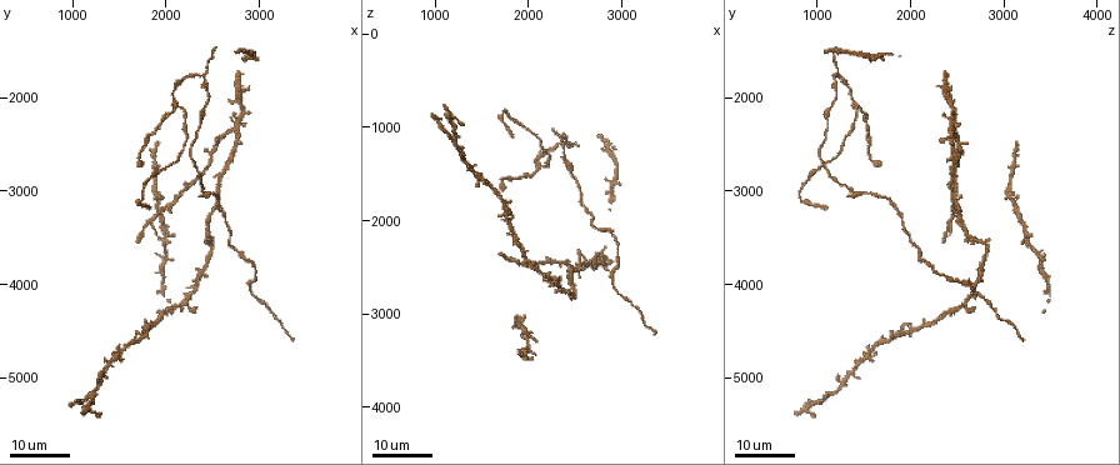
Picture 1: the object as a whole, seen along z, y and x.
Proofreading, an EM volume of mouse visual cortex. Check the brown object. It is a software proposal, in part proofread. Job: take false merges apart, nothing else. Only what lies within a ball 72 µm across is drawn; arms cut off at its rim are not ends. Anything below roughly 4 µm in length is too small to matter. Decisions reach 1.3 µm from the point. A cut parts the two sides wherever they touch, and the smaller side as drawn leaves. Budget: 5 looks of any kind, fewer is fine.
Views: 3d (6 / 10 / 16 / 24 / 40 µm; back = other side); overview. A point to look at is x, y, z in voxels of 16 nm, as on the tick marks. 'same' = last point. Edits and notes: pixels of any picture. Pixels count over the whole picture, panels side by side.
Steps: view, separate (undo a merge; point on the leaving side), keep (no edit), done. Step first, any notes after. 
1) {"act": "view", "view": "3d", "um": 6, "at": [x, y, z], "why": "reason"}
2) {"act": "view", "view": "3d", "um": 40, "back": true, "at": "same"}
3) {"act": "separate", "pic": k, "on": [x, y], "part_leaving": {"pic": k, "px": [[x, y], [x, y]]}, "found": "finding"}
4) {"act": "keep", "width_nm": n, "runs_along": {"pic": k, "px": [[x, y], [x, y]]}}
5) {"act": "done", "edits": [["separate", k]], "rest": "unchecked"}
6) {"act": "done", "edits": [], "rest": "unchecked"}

{"act": "view", "view": "3d", "um": 16, "at": [2150, 2100, 1450], "why": "three arms meet"}

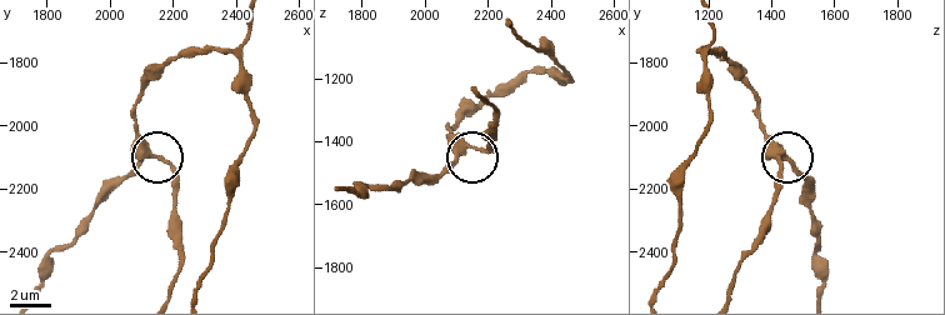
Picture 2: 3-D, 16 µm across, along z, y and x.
{"act": "view", "view": "3d", "um": 10, "at": [2120, 2090, 1430]}

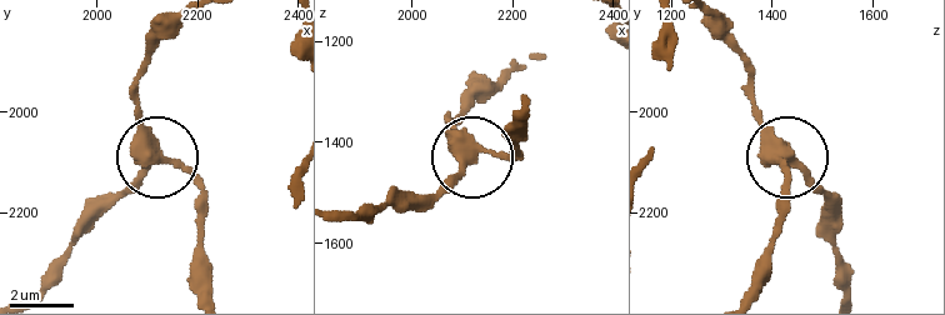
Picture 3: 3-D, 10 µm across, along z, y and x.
{"act": "keep", "side_arm_um": 14, "runs_along": {"pic": 3, "px": [[179, 24], [136, 89], [136, 129], [151, 169], [114, 206]]}, "found": "all the same neuron"}

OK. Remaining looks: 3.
{"act": "view", "view": "3d", "um": 16, "at": [2400, 1750, 1200], "why": "three-way junction"}

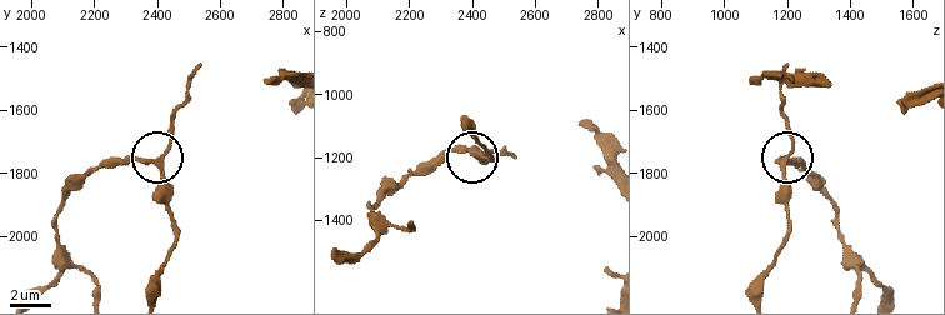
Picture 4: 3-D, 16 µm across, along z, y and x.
{"act": "view", "view": "3d", "um": 6, "at": [2380, 1770, 1170], "why": "closer look"}

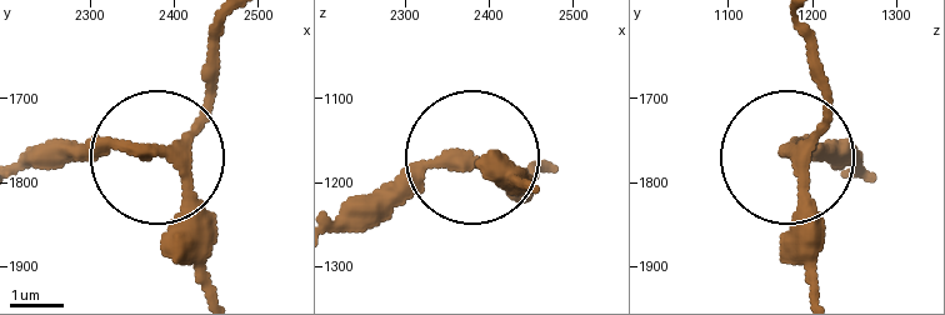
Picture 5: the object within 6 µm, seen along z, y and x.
{"act": "keep", "side_arm_um": 6, "runs_along": {"pic": 5, "px": [[818, 285], [795, 155], [830, 96], [818, 60]]}, "found": "continuous, no second neuron"}

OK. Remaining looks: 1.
{"act": "done", "edits": [], "rest": "unchecked"}

